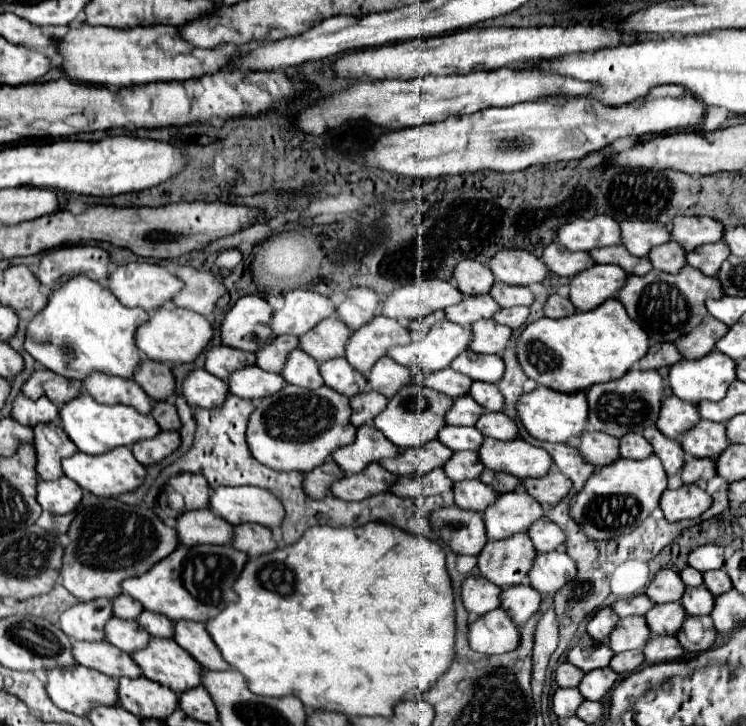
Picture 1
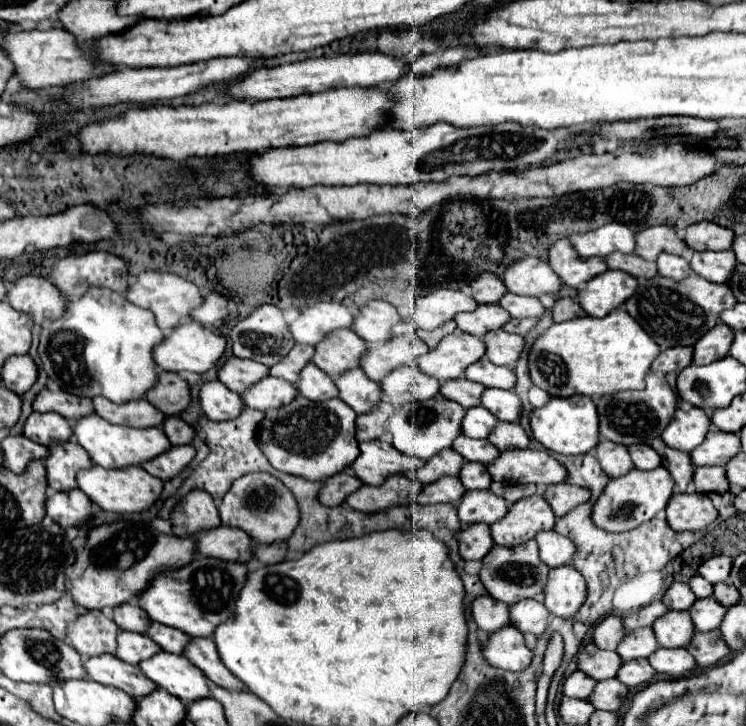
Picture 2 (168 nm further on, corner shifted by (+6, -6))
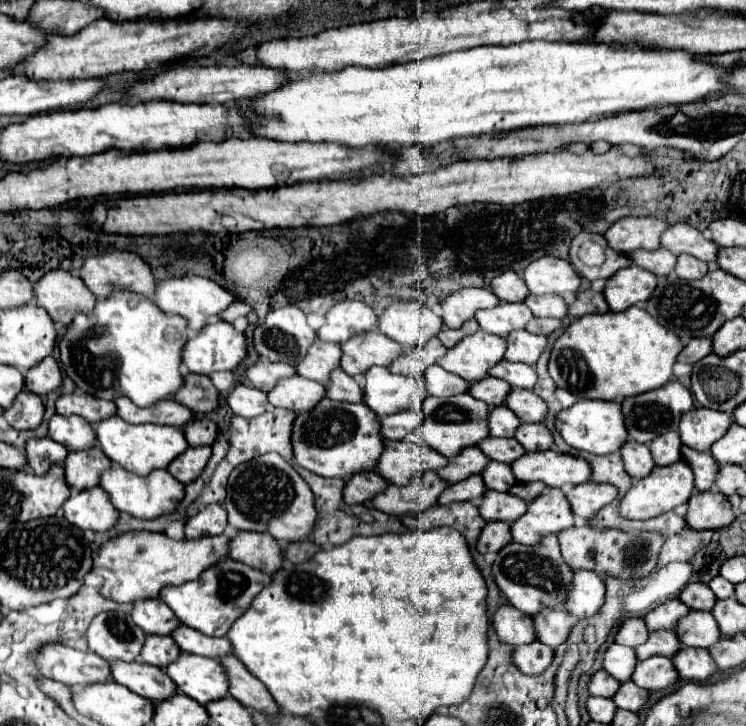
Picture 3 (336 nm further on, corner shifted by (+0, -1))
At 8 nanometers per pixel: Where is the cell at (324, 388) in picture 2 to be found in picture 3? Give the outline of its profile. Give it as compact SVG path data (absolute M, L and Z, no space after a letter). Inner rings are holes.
M339 366L331 370L329 382L325 384L327 396L331 400L345 400L345 402L361 402L361 388L359 384L347 376Z

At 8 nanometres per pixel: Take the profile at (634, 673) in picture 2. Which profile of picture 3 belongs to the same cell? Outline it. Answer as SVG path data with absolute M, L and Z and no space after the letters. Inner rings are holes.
M651 656L643 662L637 662L637 668L631 676L631 680L645 690L667 688L677 678L679 678L679 674L677 674L677 670L673 670L671 658L665 658L665 656Z

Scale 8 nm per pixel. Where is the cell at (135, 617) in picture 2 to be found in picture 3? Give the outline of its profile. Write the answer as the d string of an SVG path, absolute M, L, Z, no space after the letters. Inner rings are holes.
M159 598L137 600L131 610L131 618L145 634L169 634L173 626L179 626L173 612Z

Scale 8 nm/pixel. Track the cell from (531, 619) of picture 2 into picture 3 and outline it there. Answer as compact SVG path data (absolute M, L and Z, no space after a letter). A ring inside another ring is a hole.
M545 608L537 612L533 618L537 640L555 648L563 644L569 636L569 630L573 626L573 618L567 614L565 608Z

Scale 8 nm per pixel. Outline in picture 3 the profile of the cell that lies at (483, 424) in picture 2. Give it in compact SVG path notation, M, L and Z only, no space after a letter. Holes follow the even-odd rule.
M495 406L489 410L487 424L489 424L491 436L509 438L513 436L513 430L517 430L519 426L519 418L515 418L515 414L507 406Z

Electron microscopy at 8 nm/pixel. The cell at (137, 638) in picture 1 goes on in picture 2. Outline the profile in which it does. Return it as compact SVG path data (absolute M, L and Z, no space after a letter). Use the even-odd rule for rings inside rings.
M123 631L117 639L119 639L117 657L131 665L139 665L143 659L149 659L151 655L161 651L161 647L151 637L141 635L141 633Z

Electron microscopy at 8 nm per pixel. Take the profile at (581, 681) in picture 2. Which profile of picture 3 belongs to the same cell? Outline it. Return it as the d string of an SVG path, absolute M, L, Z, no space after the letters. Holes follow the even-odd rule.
M597 670L591 678L589 678L589 684L587 684L587 690L591 696L605 696L605 698L611 698L615 692L617 692L617 686L619 682L609 676L605 670Z

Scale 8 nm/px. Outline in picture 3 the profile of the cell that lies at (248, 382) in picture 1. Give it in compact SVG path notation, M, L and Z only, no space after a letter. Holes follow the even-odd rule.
M301 376L283 378L277 382L273 390L267 392L267 400L271 406L293 410L293 412L309 410L309 406L315 406L323 396L325 396L323 384L317 384Z

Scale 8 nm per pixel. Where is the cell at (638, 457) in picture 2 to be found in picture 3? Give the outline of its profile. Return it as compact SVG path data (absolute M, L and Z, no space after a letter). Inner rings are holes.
M669 432L669 434L663 434L661 438L655 438L649 450L657 466L669 466L681 460L681 440L677 438L677 432Z

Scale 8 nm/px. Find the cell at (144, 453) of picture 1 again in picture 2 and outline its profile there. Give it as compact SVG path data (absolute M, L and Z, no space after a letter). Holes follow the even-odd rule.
M179 445L179 447L171 447L167 453L143 463L141 467L145 471L149 471L151 475L167 481L173 479L175 475L179 475L195 457L195 449L191 445Z

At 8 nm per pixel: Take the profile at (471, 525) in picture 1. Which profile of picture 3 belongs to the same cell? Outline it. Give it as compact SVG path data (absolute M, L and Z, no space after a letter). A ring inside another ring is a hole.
M487 522L477 538L477 552L499 552L505 544L509 544L509 524L507 522Z

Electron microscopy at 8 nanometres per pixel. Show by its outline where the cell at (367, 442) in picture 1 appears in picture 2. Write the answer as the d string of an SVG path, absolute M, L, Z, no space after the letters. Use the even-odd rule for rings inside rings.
M383 439L361 443L361 455L355 459L351 469L365 485L381 485L389 475L417 471L423 467L423 459L403 455Z

